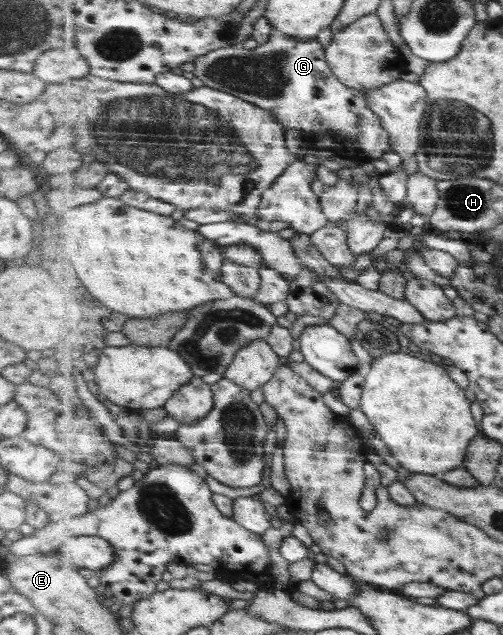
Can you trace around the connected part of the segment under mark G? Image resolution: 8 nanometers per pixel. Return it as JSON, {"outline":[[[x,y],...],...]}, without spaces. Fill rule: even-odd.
{"outline":[[[274,29],[274,34],[268,43],[259,45],[254,49],[246,49],[244,44],[226,46],[225,48],[220,48],[219,50],[213,51],[210,54],[203,55],[202,58],[195,61],[196,69],[193,71],[194,75],[200,78],[206,86],[210,86],[222,91],[231,92],[232,95],[240,96],[240,99],[245,99],[250,101],[250,103],[258,105],[258,107],[263,107],[266,110],[273,111],[280,123],[284,125],[285,128],[291,127],[294,129],[299,129],[302,135],[314,141],[319,150],[331,150],[336,154],[342,154],[343,150],[346,148],[351,148],[351,151],[360,151],[360,153],[365,153],[370,160],[381,159],[382,156],[386,153],[392,152],[392,136],[390,131],[388,131],[384,124],[382,123],[382,118],[378,115],[368,104],[368,96],[366,90],[357,90],[353,87],[348,87],[348,84],[345,84],[334,74],[332,70],[331,63],[327,60],[327,47],[318,39],[307,39],[307,40],[298,40],[290,34],[284,33],[278,29]]]}

